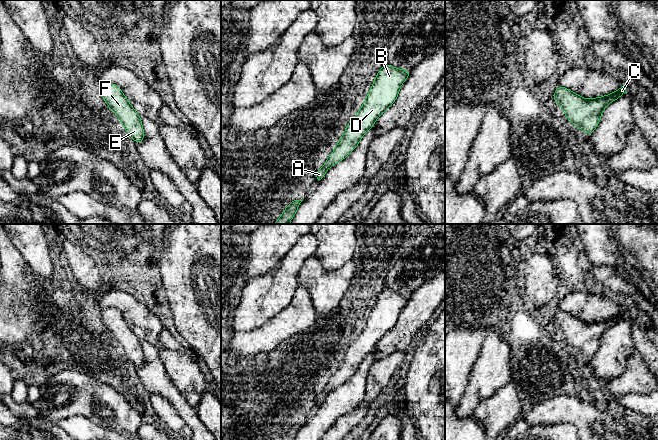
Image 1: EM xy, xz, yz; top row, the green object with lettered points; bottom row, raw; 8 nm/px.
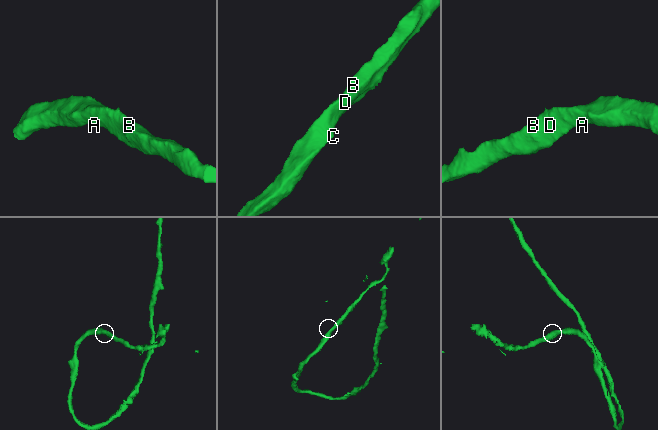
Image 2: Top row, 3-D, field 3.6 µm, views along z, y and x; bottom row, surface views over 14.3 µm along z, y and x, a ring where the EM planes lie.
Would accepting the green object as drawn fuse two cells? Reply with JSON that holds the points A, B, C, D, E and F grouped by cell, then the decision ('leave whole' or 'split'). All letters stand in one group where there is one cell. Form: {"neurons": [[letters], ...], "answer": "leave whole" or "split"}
{"neurons": [["A", "B", "C", "D", "E", "F"]], "answer": "leave whole"}

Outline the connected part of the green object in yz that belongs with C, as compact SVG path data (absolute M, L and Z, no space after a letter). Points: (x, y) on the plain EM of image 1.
M624 308L609 319L585 323L567 312L557 310L554 326L563 332L569 346L578 350L583 356L592 358L600 346L605 331L626 316L626 309Z

